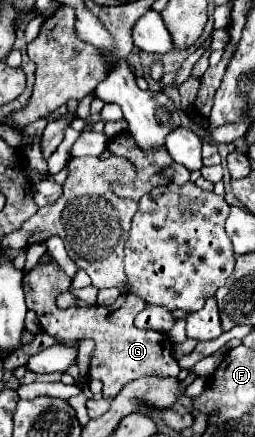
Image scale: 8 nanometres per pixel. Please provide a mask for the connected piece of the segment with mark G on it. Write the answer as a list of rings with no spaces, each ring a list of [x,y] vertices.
[[[47,263],[35,267],[31,273],[23,277],[23,289],[25,289],[25,301],[27,307],[33,309],[39,315],[41,327],[47,335],[53,335],[57,339],[63,339],[65,345],[75,345],[77,339],[93,339],[97,343],[97,349],[91,357],[89,365],[89,377],[95,377],[103,383],[103,397],[113,399],[121,387],[129,381],[155,375],[155,377],[177,377],[179,365],[171,357],[171,343],[165,333],[157,331],[143,331],[133,325],[135,315],[145,307],[145,303],[135,295],[119,295],[119,299],[113,303],[113,307],[69,307],[59,309],[55,305],[55,297],[61,291],[69,289],[69,277],[57,263]]]

